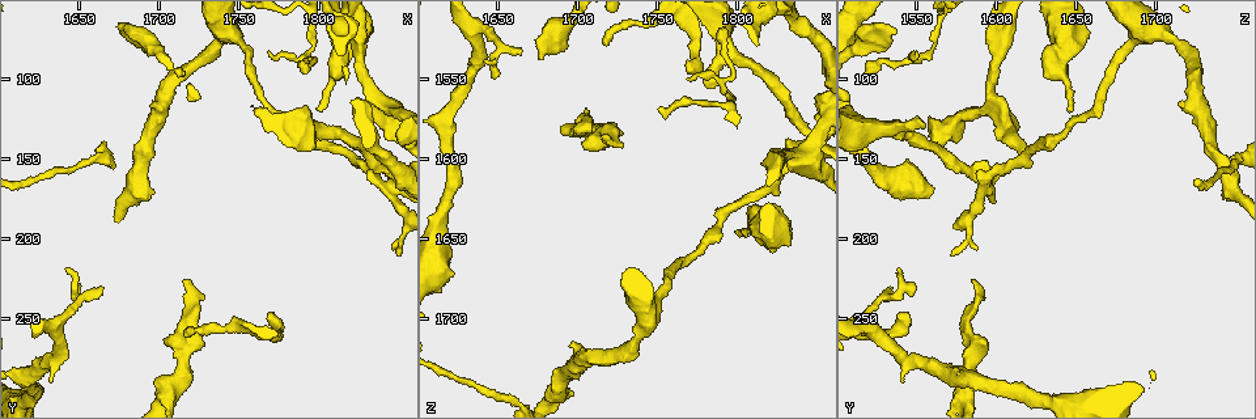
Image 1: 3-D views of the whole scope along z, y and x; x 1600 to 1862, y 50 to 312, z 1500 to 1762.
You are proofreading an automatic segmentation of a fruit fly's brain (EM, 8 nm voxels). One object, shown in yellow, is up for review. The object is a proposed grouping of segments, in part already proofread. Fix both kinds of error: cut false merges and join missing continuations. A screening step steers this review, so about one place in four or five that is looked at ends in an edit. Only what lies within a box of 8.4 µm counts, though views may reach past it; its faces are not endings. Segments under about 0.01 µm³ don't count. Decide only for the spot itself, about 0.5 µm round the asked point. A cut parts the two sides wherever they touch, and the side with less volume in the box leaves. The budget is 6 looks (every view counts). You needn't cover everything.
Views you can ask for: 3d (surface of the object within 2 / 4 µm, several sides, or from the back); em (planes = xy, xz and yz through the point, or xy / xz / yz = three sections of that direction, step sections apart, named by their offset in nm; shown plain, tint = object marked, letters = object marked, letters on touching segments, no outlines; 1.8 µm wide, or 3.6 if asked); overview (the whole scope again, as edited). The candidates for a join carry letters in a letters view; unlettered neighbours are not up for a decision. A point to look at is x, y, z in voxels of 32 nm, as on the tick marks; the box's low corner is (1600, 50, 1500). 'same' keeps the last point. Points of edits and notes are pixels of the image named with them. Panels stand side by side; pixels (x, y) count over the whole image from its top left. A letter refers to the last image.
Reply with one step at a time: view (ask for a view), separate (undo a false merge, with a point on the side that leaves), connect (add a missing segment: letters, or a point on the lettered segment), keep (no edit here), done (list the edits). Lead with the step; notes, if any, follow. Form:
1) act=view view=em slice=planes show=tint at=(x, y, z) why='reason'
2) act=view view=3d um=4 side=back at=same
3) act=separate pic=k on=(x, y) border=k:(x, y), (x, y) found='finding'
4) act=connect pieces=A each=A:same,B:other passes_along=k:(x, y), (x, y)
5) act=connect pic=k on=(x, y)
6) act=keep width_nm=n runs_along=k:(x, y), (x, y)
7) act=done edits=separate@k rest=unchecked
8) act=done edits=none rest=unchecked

act=view view=em slice=planes show=letters at=(1768, 82, 1548) why='an open end'

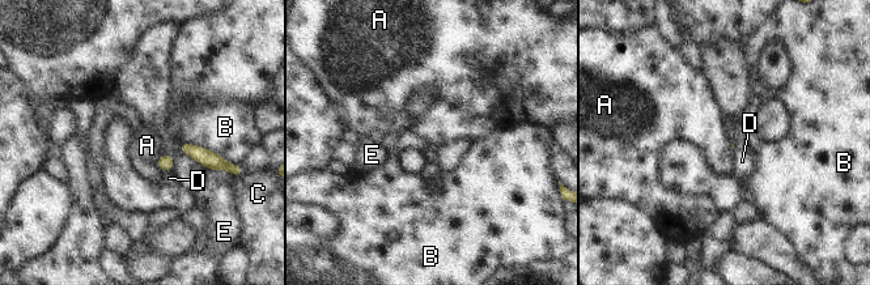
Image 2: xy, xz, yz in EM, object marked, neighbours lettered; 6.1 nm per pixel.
act=keep each=A:other,B:other,C:other,D:other,E:other border=2:(162, 153), (156, 165), (164, 171) found='no lettered segment goes on from it'

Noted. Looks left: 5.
act=view view=3d um=2 at=(1716, 228, 1586)

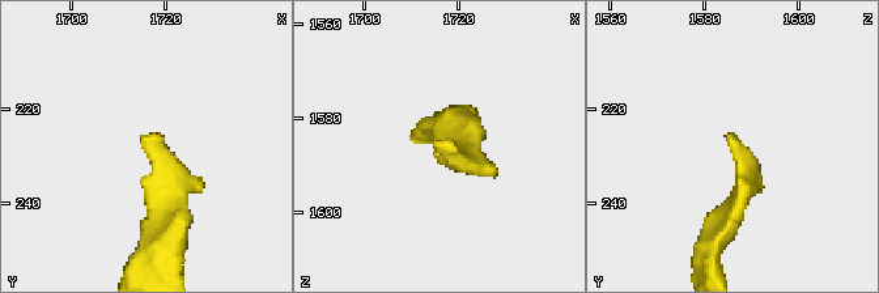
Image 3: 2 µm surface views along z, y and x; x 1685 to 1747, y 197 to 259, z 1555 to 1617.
act=view view=em slice=yz step=4 show=letters at=(1715, 227, 1585) why='now the EM'

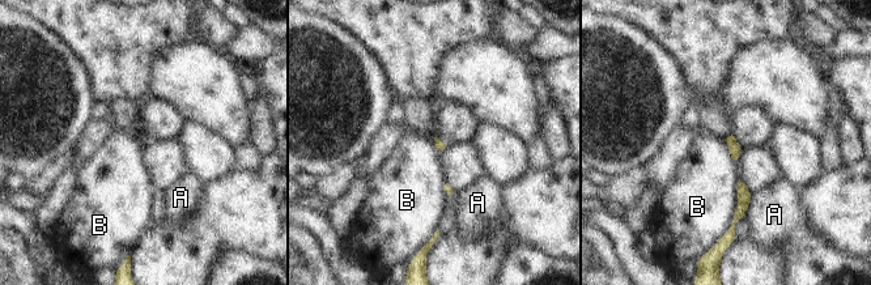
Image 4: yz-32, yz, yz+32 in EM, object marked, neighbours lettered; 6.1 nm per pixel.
act=keep longest_contact=B:360nm each=A:other,B:other border=4:(739, 179), (736, 211), (723, 234) found='none of them fits'

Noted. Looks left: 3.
act=view view=3d um=4 at=(1718, 260, 1528) why='an open end'

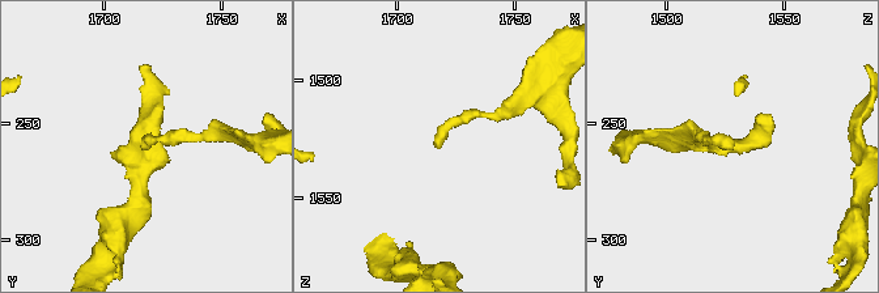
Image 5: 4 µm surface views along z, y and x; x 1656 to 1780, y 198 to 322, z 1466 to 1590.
act=view view=em slice=yz step=4 show=letters at=(1718, 260, 1530) why='need the tissue'

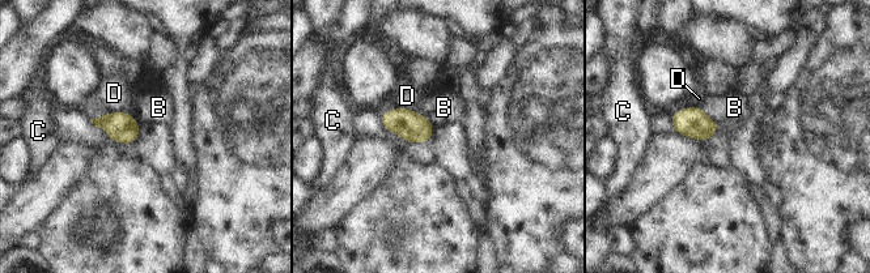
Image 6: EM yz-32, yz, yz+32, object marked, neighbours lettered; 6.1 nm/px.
act=keep width_nm=110 each=B:other,C:other,D:other found='none of them fits'

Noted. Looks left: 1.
act=done edits=none rest=unchecked

